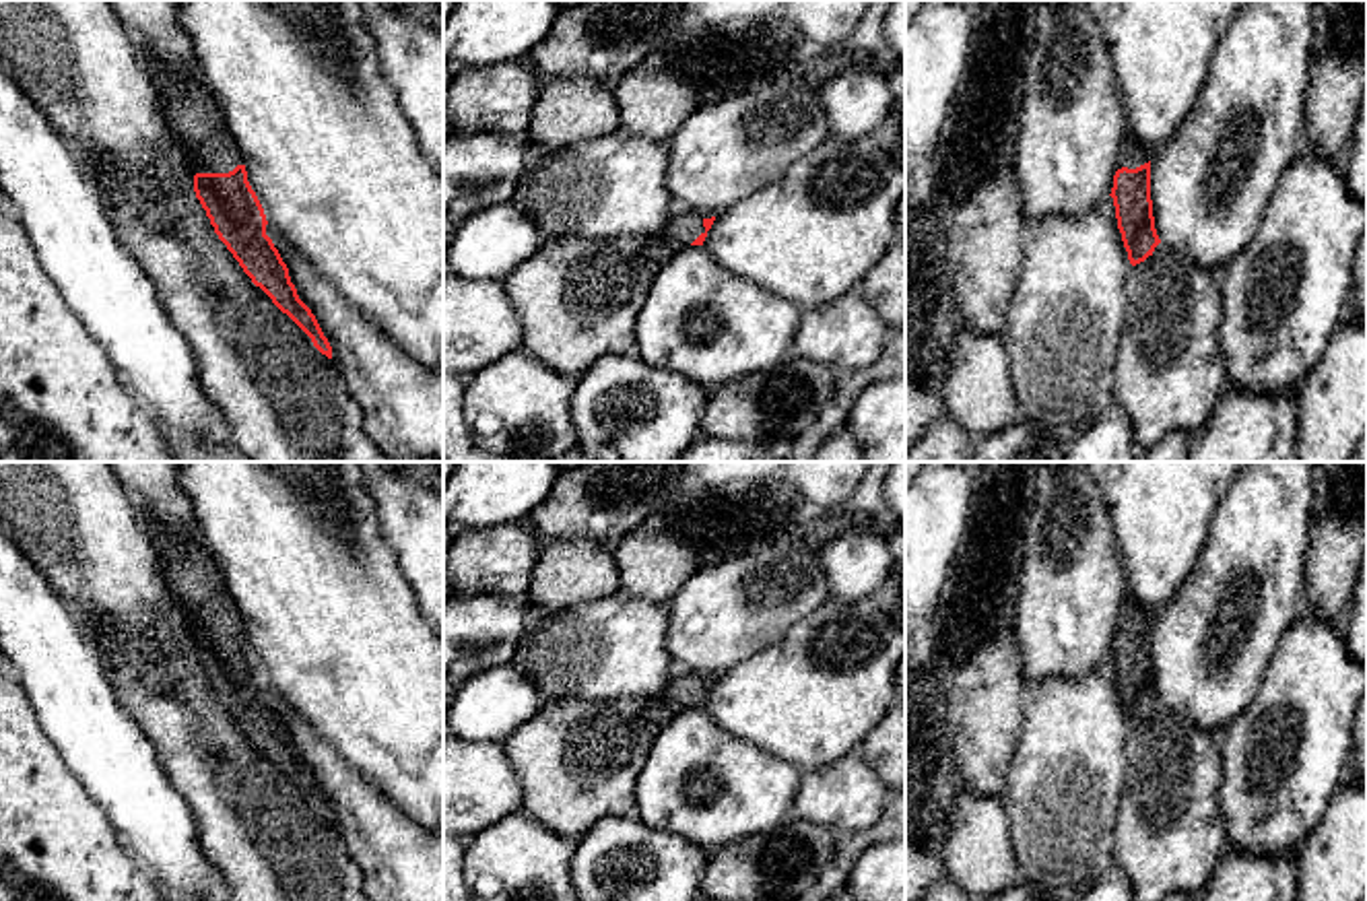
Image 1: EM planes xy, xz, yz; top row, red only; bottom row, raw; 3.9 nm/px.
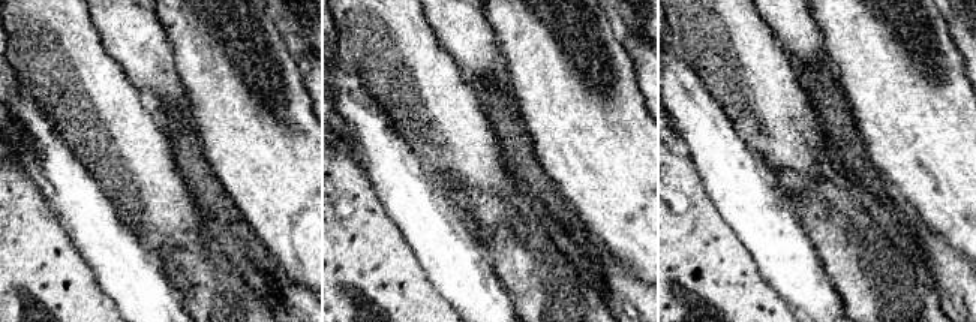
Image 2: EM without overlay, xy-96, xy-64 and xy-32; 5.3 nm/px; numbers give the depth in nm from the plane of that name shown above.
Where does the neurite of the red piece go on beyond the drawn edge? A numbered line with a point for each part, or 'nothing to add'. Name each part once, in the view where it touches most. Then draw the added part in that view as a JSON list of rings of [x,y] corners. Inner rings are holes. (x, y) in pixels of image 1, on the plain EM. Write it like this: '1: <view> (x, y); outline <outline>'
1: xy (194, 580); outline [[[134,501],[134,505],[153,536],[165,581],[181,606],[192,635],[229,635],[243,627],[241,612],[229,596],[225,577],[208,546],[200,538],[179,540],[171,536],[144,515],[140,501]]]

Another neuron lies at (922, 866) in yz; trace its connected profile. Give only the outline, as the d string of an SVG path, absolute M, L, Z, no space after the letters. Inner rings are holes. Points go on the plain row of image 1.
M930 656L905 668L905 901L920 901L946 874L946 831L959 781L946 736L946 701Z

